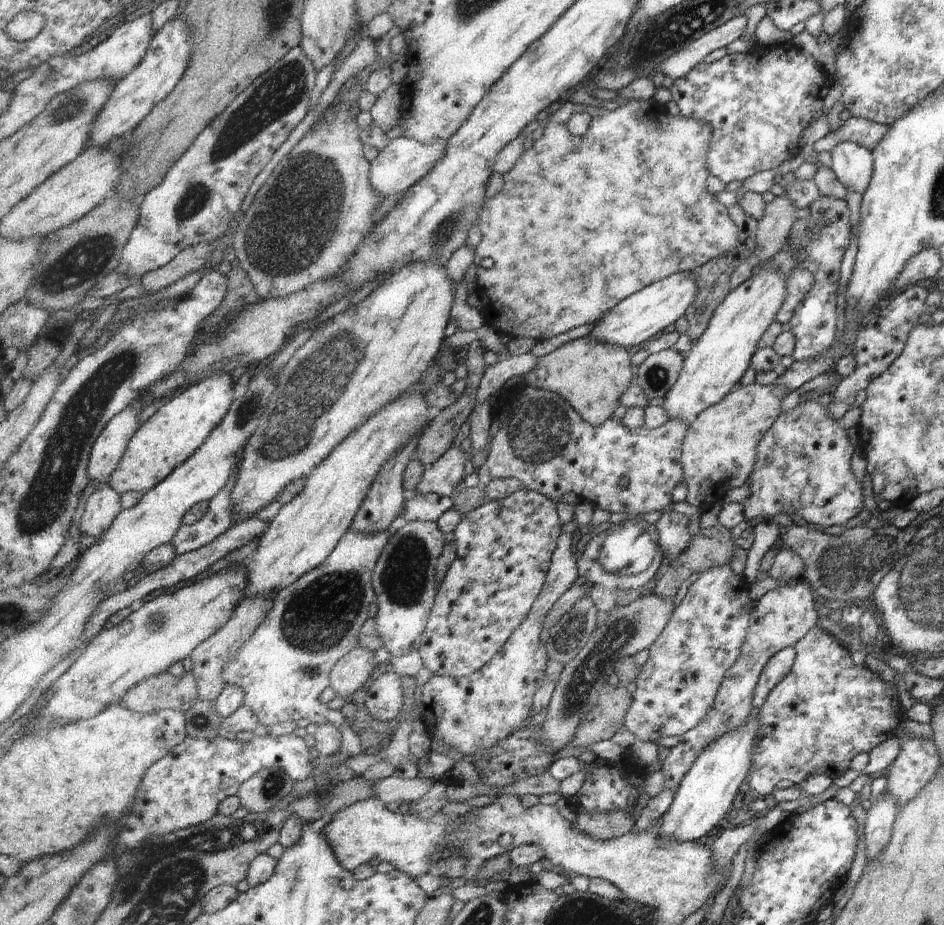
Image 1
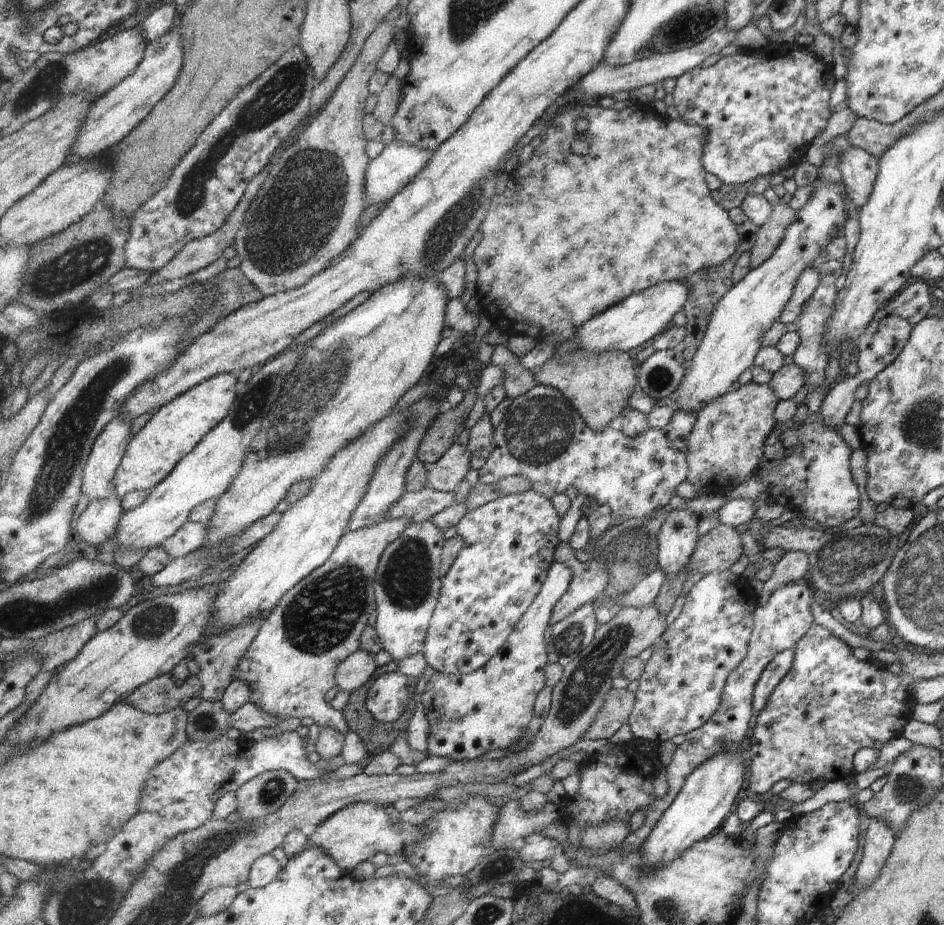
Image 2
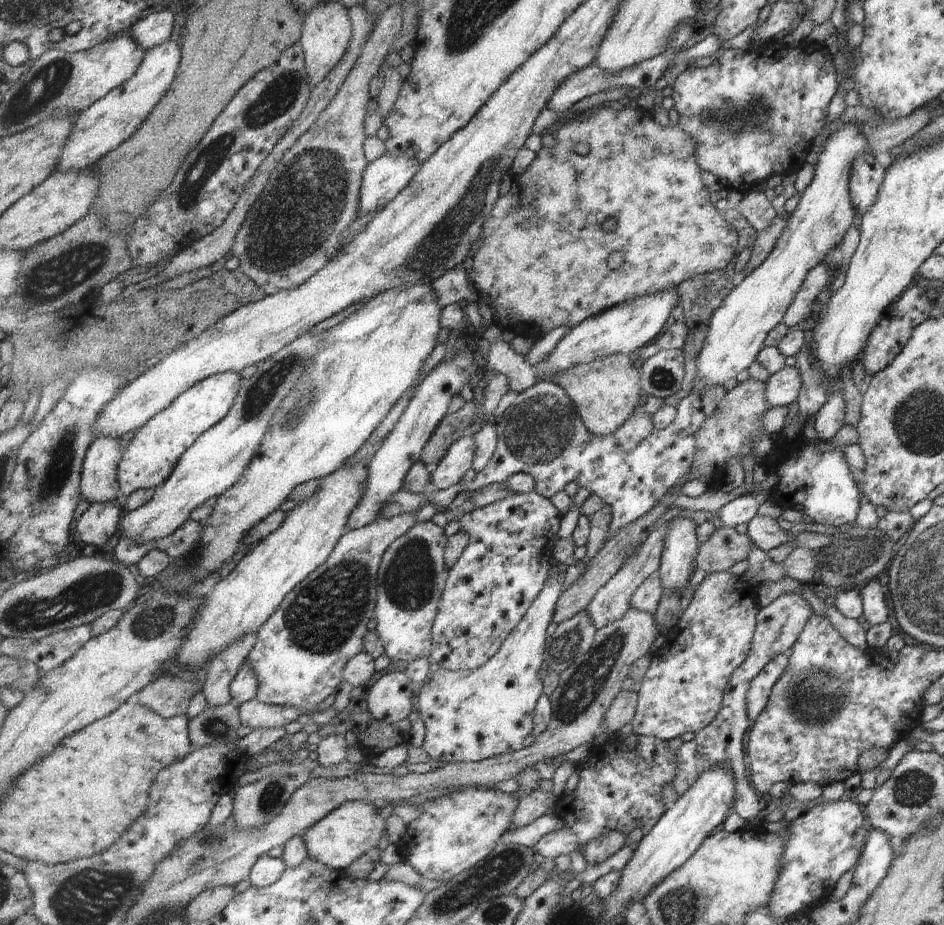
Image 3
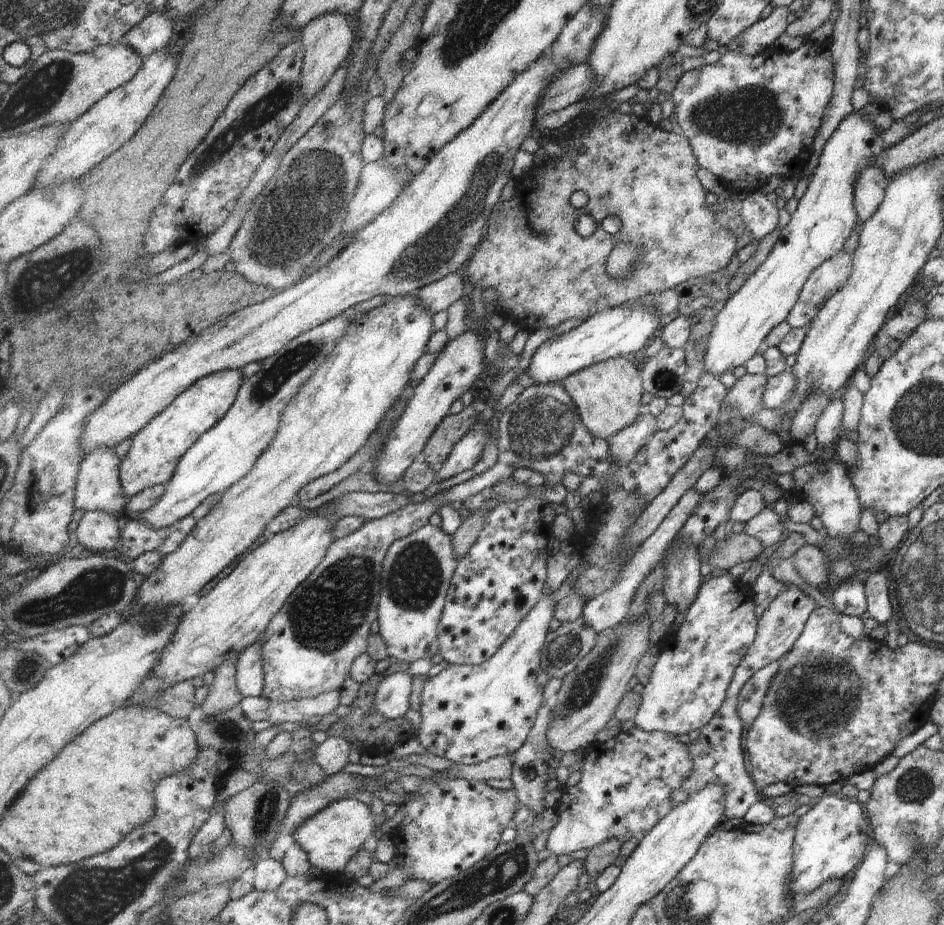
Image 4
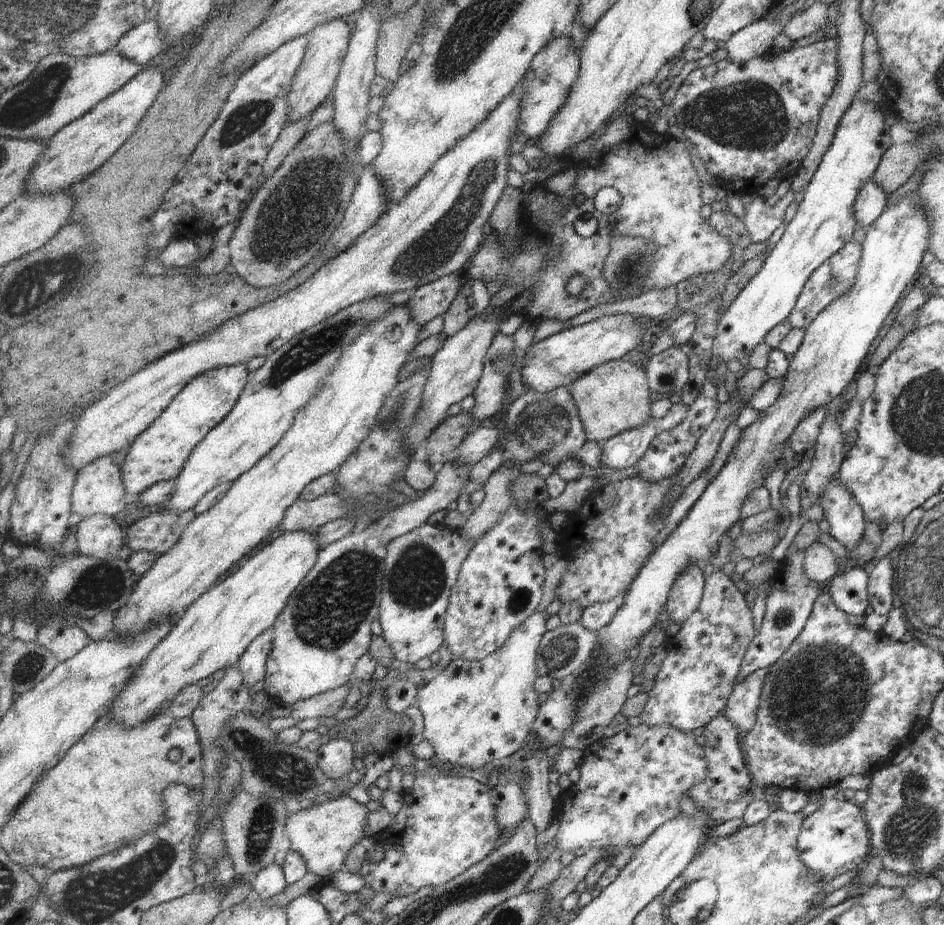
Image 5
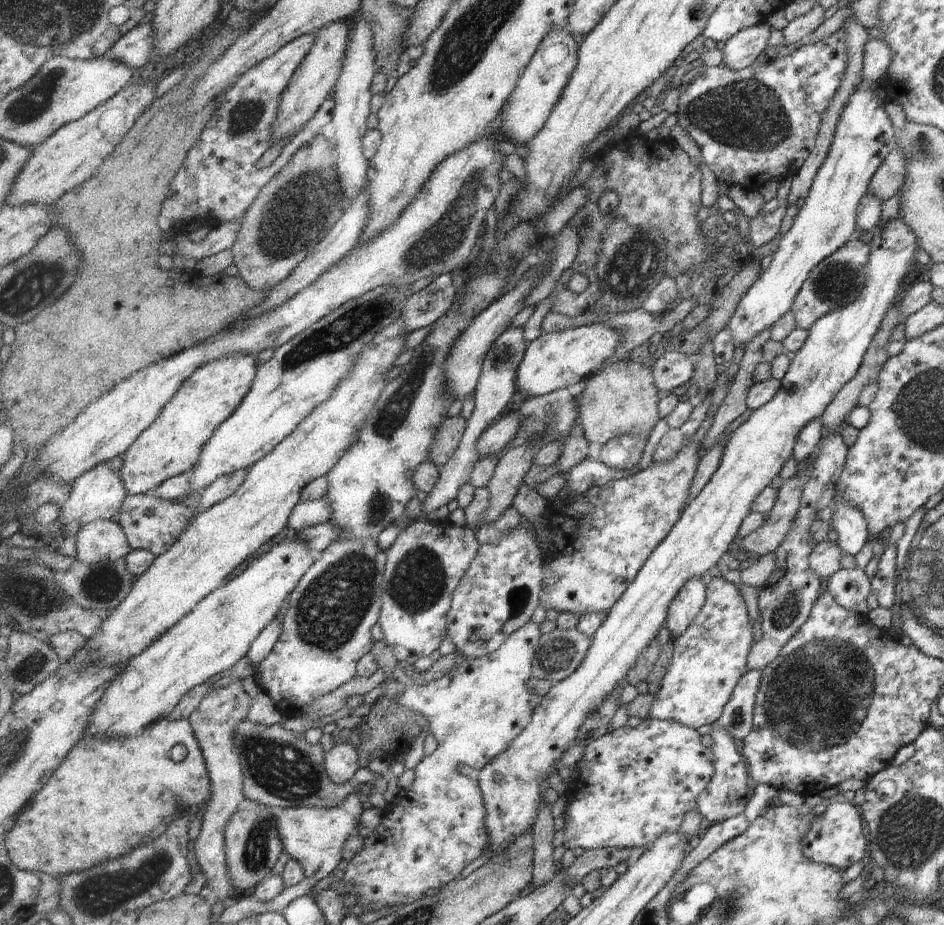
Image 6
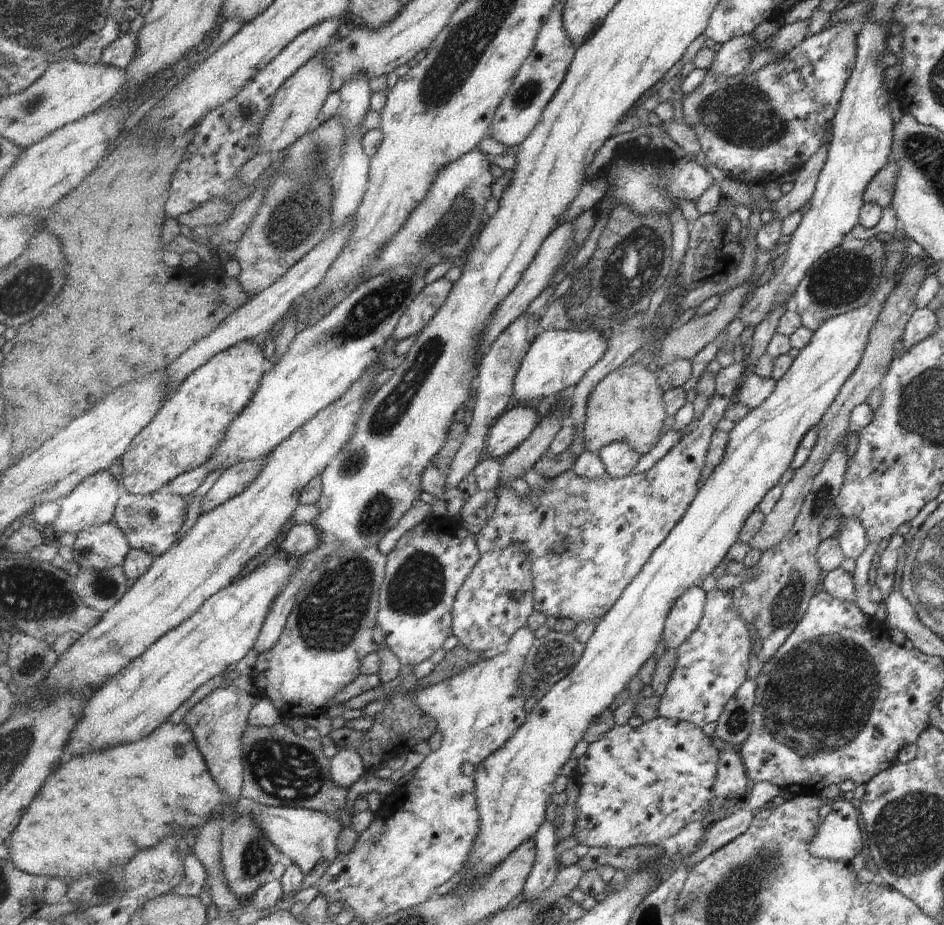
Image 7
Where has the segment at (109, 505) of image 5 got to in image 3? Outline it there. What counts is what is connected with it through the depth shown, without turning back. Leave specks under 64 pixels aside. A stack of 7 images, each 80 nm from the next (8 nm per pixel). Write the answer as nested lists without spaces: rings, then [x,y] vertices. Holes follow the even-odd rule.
[[[97,435],[82,470],[82,500],[93,504],[116,503],[124,494],[118,482],[124,452],[119,437]]]

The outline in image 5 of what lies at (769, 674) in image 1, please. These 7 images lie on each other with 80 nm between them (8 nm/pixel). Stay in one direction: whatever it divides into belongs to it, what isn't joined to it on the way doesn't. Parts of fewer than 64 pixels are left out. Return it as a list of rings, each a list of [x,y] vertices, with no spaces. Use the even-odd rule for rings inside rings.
[[[768,669],[751,672],[751,674],[743,678],[743,682],[736,684],[730,697],[725,716],[729,716],[739,726],[742,734],[749,732],[755,723],[761,688],[768,672]]]

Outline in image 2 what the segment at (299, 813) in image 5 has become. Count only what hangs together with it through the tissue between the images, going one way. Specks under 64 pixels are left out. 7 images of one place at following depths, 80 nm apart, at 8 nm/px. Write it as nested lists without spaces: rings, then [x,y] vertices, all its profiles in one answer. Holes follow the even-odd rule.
[[[372,801],[351,804],[317,827],[309,837],[309,845],[323,848],[348,874],[377,853],[396,855],[400,861],[408,861],[415,854],[413,850],[417,848],[417,844],[423,840],[421,826],[410,826],[400,820],[393,823],[389,814],[385,812],[385,807]]]

